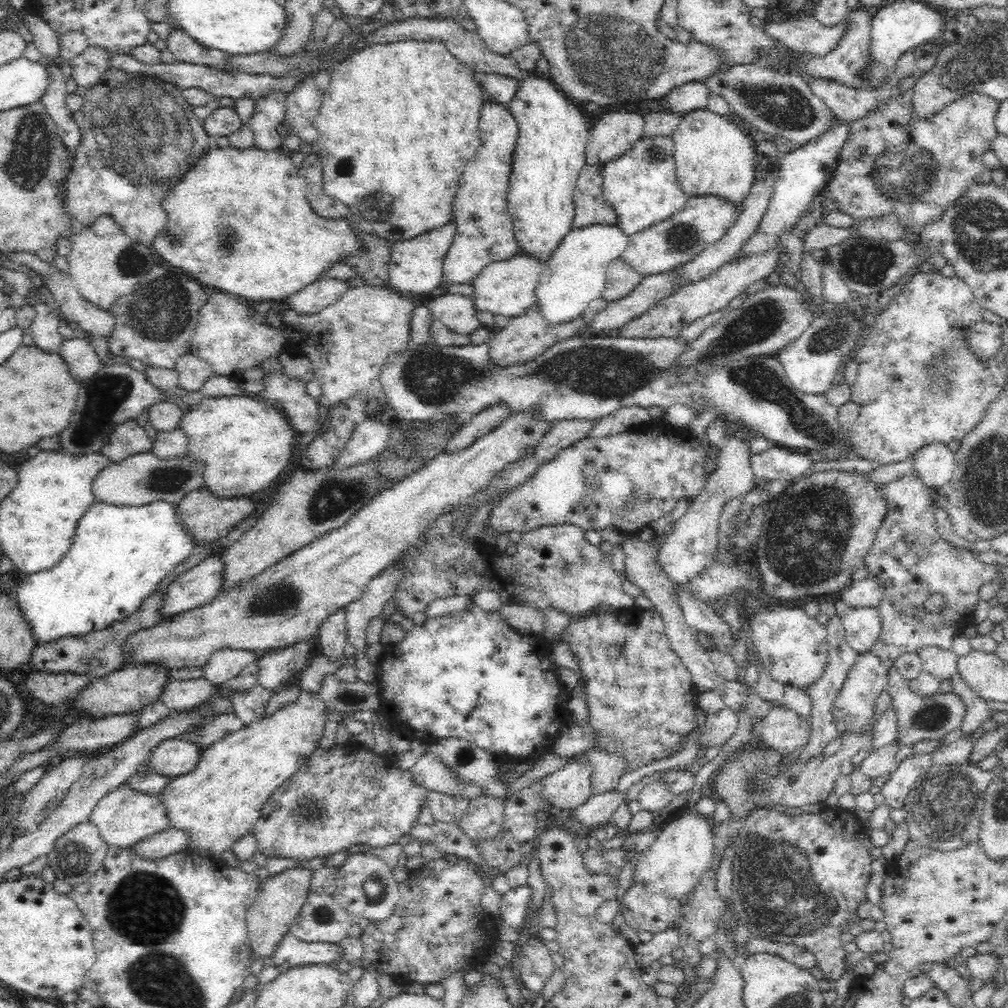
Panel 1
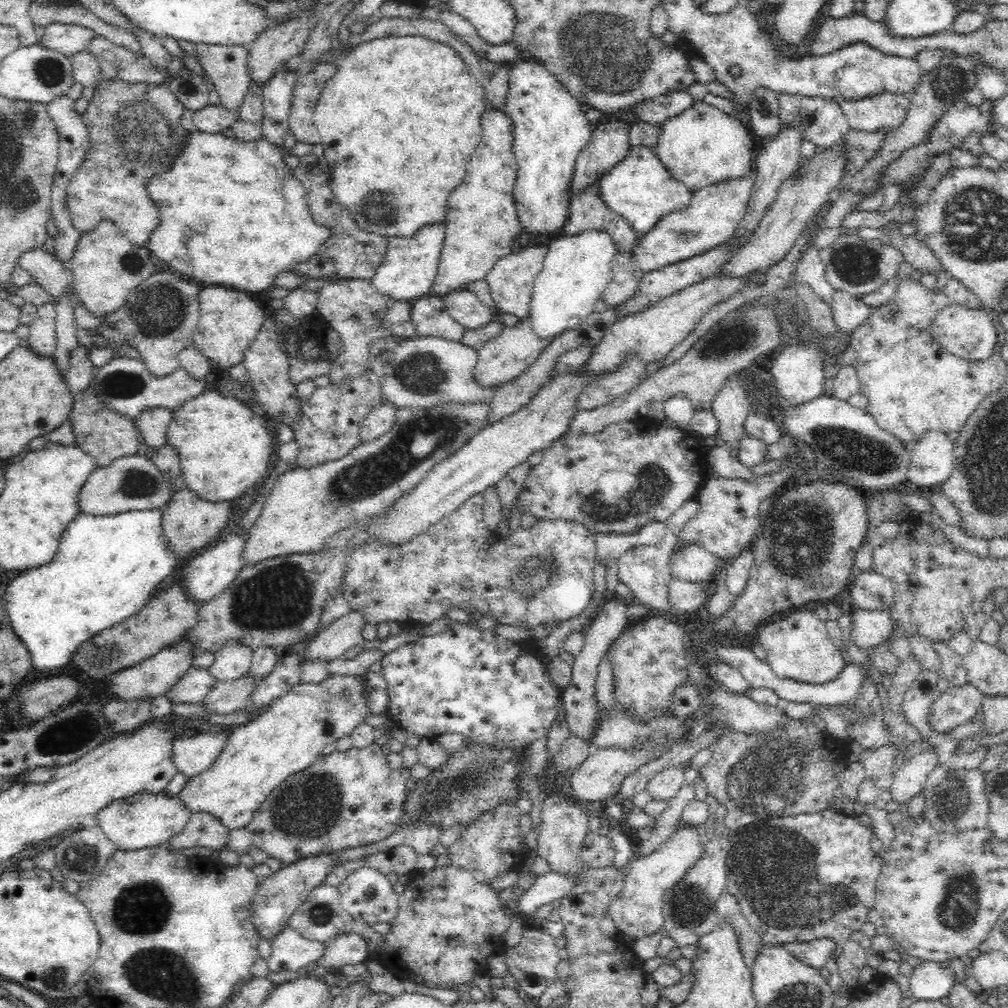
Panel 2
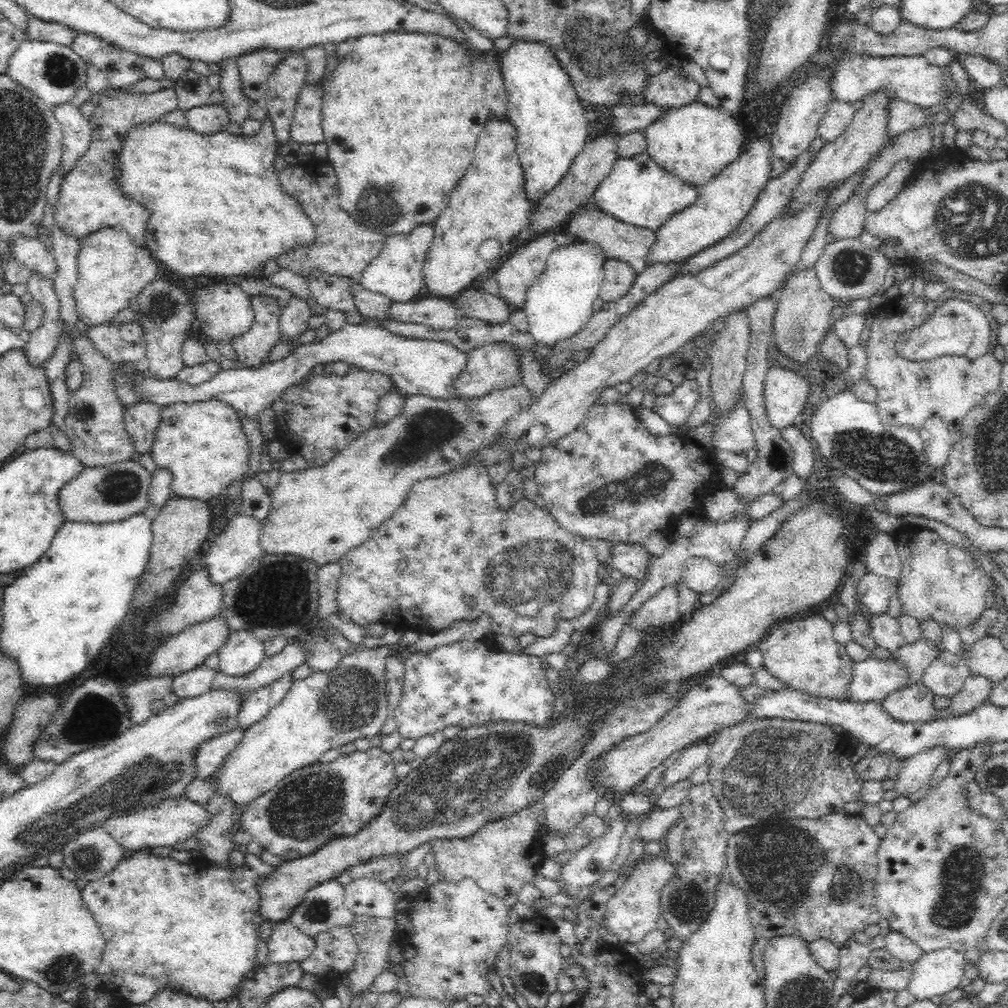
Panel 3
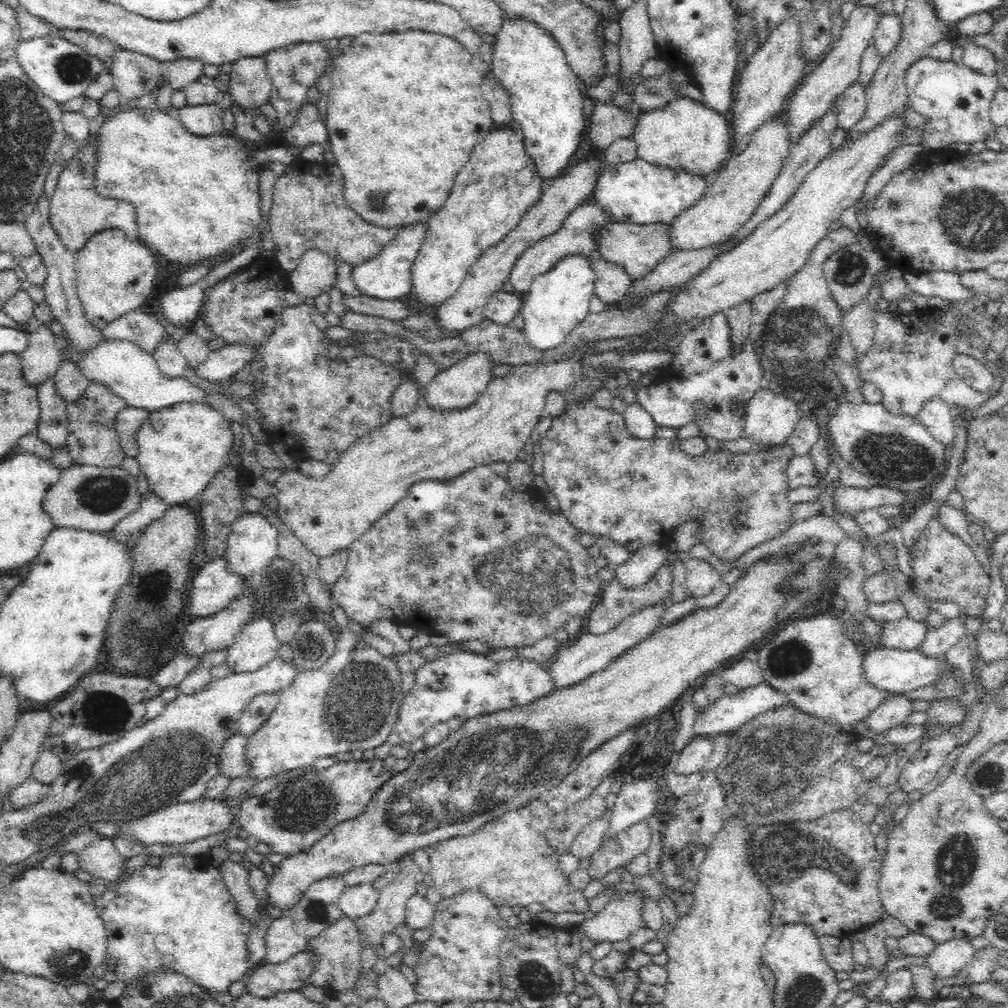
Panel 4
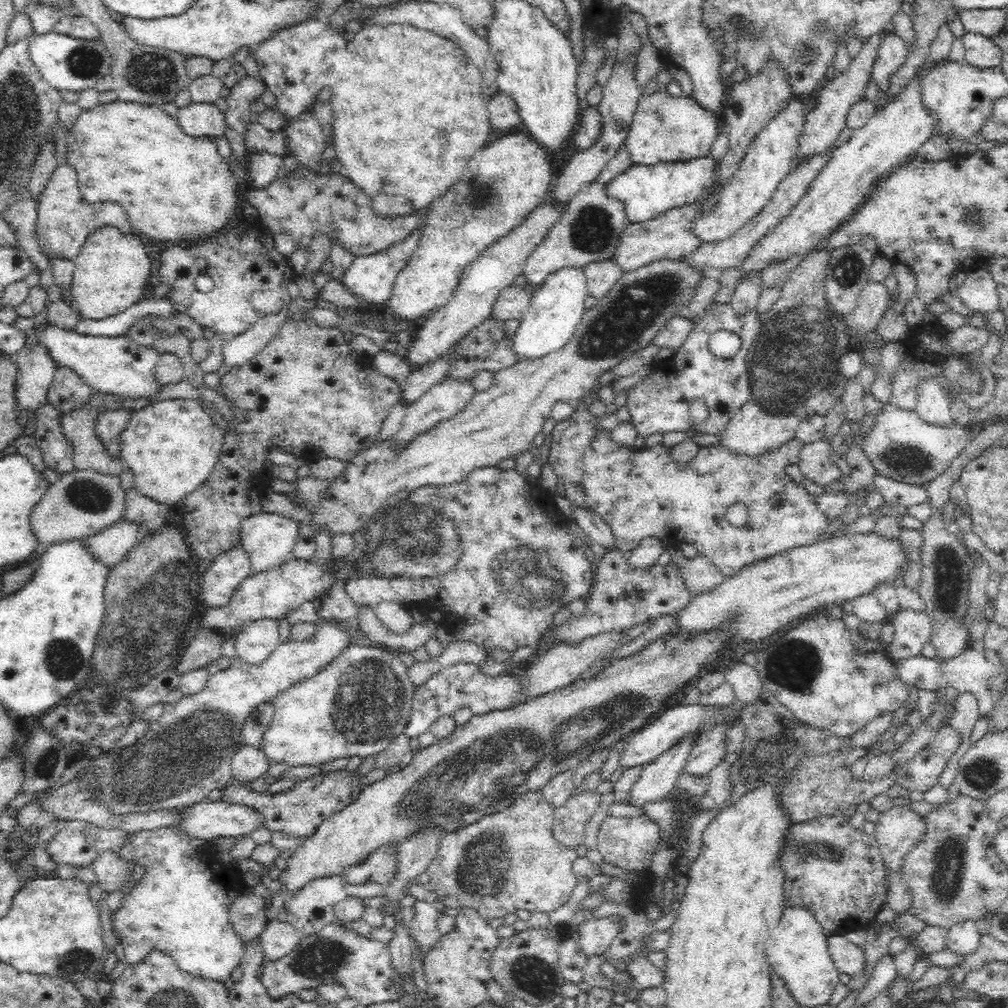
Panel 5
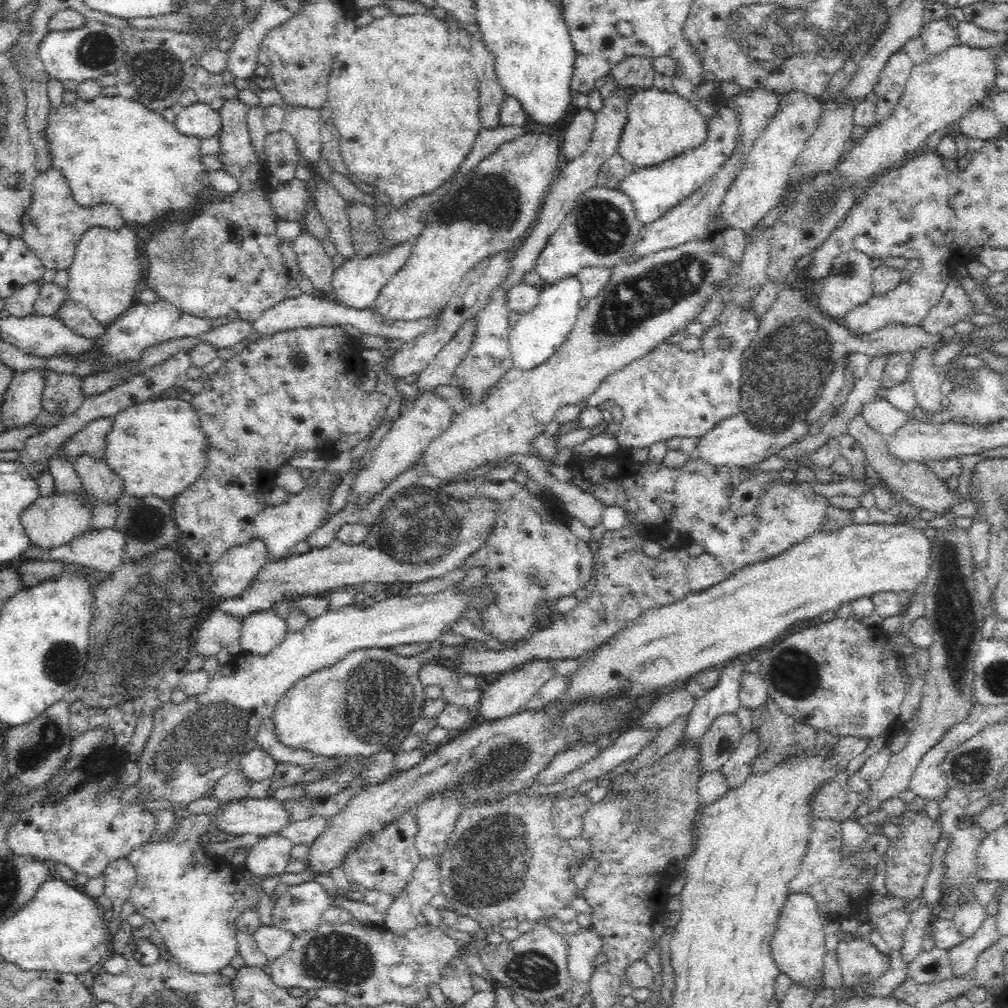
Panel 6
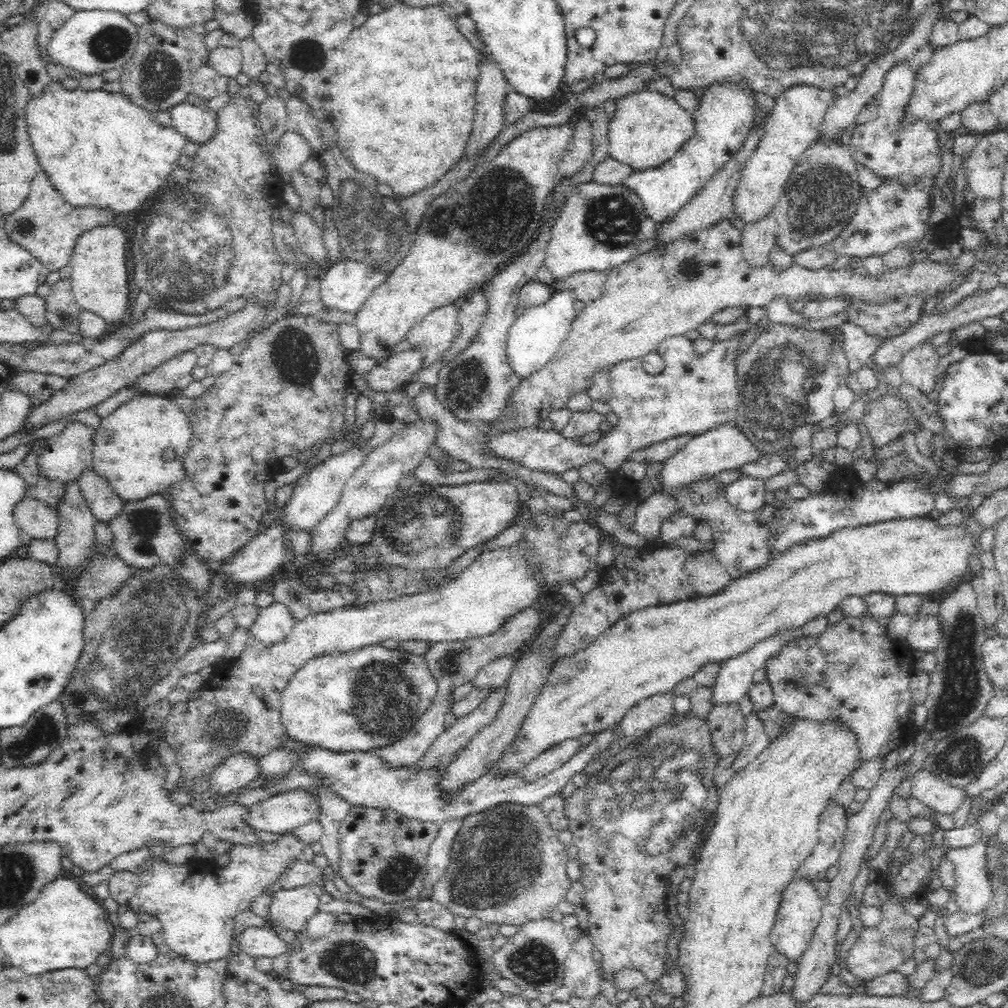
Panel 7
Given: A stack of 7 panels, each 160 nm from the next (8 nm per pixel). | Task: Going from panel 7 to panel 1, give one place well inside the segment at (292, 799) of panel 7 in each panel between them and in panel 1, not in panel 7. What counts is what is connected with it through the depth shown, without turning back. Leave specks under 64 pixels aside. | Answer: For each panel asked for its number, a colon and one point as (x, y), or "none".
1: (124, 817)
2: (147, 820)
3: (172, 821)
4: (184, 822)
5: (207, 819)
6: (266, 816)

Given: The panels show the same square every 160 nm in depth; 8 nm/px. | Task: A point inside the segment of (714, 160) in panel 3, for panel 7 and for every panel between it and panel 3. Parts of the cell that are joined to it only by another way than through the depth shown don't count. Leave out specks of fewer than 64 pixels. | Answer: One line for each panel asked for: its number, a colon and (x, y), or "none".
4: (685, 133)
5: (664, 128)
6: (659, 126)
7: (646, 129)

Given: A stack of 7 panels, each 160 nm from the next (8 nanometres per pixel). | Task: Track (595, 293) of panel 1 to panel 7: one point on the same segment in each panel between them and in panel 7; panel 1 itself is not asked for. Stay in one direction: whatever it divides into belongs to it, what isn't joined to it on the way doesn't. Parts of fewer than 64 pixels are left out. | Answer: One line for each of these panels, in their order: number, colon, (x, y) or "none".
2: (576, 270)
3: (559, 303)
4: (558, 300)
5: (556, 307)
6: (538, 333)
7: (537, 332)

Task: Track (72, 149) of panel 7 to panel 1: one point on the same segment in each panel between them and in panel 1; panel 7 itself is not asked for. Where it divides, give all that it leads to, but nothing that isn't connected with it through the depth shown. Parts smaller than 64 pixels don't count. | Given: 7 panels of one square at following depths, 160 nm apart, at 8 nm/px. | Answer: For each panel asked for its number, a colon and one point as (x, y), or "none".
1: (238, 221)
2: (231, 212)
3: (216, 207)
4: (196, 197)
5: (174, 188)
6: (115, 151)

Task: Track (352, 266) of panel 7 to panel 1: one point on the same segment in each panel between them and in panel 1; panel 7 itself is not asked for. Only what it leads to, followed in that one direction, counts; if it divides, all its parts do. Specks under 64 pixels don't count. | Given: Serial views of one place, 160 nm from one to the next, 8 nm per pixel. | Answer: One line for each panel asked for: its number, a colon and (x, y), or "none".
1: (415, 267)
2: (407, 271)
3: (396, 272)
4: (386, 276)
5: (369, 278)
6: (355, 284)

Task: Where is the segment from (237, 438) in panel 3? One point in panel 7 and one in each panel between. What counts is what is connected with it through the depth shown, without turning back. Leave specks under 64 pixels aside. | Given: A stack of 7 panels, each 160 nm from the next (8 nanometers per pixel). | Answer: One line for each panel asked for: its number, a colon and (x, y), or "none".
4: (181, 448)
5: (171, 446)
6: (156, 447)
7: (139, 449)

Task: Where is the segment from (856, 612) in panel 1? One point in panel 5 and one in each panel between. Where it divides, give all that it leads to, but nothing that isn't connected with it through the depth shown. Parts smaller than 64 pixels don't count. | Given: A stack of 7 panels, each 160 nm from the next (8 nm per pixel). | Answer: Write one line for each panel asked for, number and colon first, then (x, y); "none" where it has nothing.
2: (870, 628)
3: (886, 631)
4: (905, 633)
5: (912, 629)

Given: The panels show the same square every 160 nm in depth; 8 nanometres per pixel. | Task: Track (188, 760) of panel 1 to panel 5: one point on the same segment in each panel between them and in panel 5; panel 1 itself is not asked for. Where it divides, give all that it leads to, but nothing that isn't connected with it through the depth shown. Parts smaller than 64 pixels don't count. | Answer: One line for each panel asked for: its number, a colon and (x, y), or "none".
2: (193, 754)
3: (211, 755)
4: (232, 762)
5: (249, 763)

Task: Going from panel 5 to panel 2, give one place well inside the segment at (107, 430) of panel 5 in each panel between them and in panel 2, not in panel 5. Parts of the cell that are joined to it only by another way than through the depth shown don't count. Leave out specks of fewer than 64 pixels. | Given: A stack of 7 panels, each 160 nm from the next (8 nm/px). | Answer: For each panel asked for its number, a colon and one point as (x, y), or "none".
2: (151, 424)
3: (140, 420)
4: (127, 422)

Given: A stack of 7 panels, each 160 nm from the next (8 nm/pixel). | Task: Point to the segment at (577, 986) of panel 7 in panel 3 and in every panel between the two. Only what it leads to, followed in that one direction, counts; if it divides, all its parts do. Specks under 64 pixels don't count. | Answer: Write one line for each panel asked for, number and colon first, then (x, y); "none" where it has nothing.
3: (632, 912)
4: (620, 917)
5: (596, 936)
6: (583, 948)

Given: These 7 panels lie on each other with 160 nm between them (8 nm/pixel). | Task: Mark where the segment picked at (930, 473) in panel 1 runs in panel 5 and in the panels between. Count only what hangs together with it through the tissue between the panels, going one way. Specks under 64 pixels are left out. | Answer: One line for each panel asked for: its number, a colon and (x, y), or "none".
2: (933, 462)
3: (936, 436)
4: (935, 415)
5: (933, 405)

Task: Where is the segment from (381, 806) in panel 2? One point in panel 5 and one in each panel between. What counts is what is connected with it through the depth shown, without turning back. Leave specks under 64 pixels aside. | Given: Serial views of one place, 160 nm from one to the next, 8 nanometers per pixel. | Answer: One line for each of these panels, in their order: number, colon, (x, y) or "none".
3: (310, 806)
4: (294, 815)
5: (299, 810)

